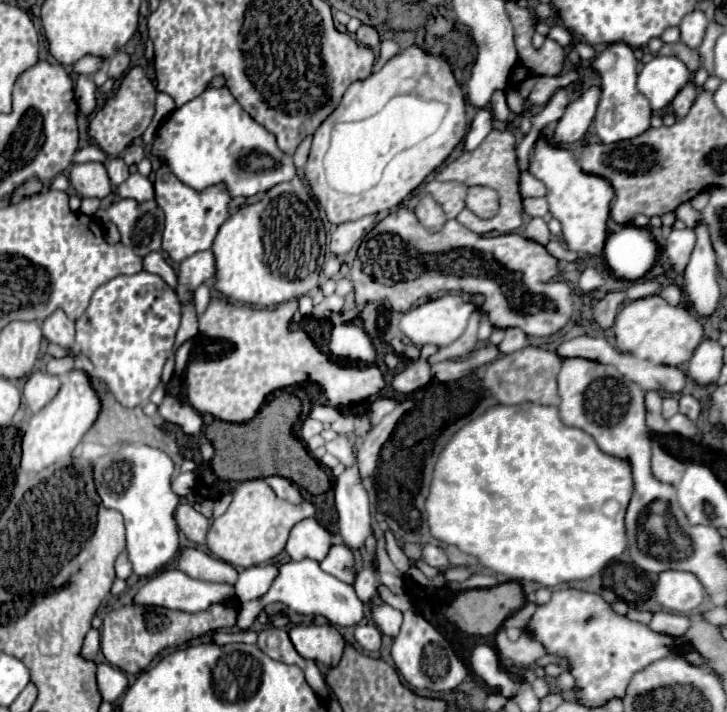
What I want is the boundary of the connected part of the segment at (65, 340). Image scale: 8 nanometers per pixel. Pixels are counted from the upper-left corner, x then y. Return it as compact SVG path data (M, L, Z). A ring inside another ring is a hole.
M56 310L50 318L42 322L42 332L48 342L62 346L64 350L74 348L74 322L62 310Z

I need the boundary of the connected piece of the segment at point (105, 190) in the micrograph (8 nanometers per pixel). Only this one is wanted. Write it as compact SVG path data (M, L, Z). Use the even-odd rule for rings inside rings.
M102 162L74 164L70 170L70 184L80 198L104 198L112 192L112 184Z

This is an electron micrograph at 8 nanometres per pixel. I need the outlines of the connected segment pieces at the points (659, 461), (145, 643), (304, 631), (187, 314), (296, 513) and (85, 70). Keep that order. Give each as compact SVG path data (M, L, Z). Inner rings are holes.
M658 444L652 446L652 474L656 480L678 486L684 470L686 470L686 466L680 460L666 454Z
M238 598L236 604L214 604L214 610L208 612L180 612L180 610L166 610L158 606L122 606L118 610L112 610L104 618L102 634L100 634L100 646L102 654L106 656L108 664L128 672L128 674L140 674L150 666L150 662L160 656L168 648L176 648L182 644L188 644L190 640L204 636L208 632L216 632L220 628L232 628L236 624L238 616Z
M330 624L294 626L290 630L290 640L300 656L318 660L326 666L336 666L342 658L344 638Z
M186 304L186 306L182 306L182 324L176 334L176 346L180 346L184 340L196 338L196 336L198 336L196 310L194 310L194 304Z
M262 478L246 480L236 488L228 510L222 516L214 518L214 522L208 530L208 536L206 536L206 546L210 548L210 552L216 558L220 558L232 566L250 568L250 566L266 564L284 550L290 528L308 516L314 516L312 504L294 506L286 500L280 500L272 492L272 488L268 488L268 484L264 484Z
M84 56L82 60L78 60L74 64L74 74L86 74L86 76L92 76L102 64L105 64L105 60L100 57Z

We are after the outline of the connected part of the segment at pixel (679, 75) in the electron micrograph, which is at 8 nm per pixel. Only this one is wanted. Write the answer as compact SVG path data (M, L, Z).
M654 56L638 74L638 90L650 100L654 112L668 106L676 92L692 80L686 64L676 56Z

